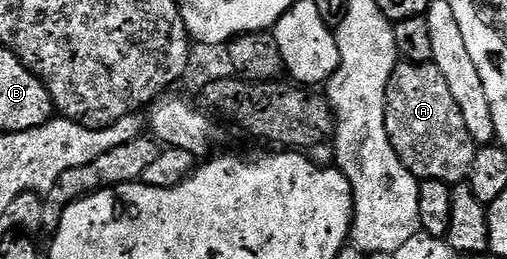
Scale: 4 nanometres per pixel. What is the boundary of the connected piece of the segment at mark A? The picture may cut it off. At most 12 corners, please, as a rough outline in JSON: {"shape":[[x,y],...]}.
{"shape":[[397,62],[386,133],[416,179],[463,183],[477,144],[436,64]]}

